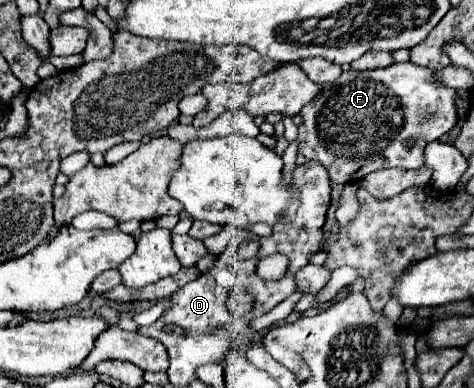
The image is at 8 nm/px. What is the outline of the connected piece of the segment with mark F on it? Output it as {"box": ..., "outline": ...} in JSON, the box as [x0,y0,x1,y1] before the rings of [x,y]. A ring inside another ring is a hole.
{"box":[298,62,456,184],"outline":[[[412,62],[366,72],[342,72],[338,80],[324,84],[322,92],[304,110],[300,110],[302,124],[298,126],[298,150],[306,160],[318,160],[324,164],[334,184],[362,180],[366,174],[382,168],[420,168],[424,166],[424,148],[456,126],[456,96],[456,90],[440,84],[432,76],[432,70],[420,68]],[[420,110],[428,110],[430,118],[422,118],[418,114]]]}

